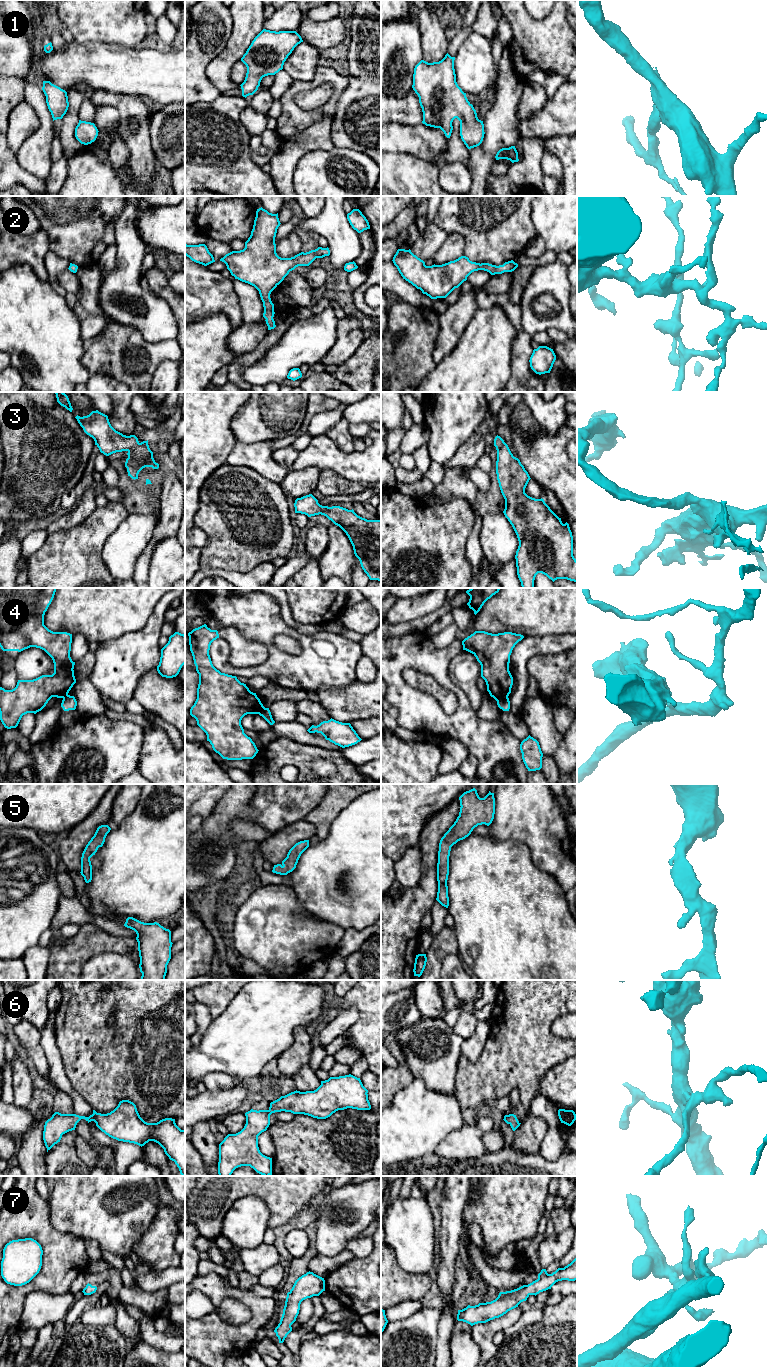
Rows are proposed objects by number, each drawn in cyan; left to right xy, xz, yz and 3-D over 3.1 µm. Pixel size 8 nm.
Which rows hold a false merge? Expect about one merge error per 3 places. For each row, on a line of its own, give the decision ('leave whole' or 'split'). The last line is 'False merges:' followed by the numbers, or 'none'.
1: leave whole
2: leave whole
3: leave whole
4: split
5: leave whole
6: leave whole
7: leave whole
False merges: 4

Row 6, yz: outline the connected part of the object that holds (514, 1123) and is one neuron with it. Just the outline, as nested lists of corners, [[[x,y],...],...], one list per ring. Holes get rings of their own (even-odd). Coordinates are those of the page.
[[[514,1114],[505,1115],[503,1120],[511,1126],[513,1131],[515,1131],[521,1124]]]

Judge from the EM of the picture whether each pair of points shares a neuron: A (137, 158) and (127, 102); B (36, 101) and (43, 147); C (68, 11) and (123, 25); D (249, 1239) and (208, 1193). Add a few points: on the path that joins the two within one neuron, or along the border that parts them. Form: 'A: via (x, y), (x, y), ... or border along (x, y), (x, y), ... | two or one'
A: via (140, 144), (142, 135), (141, 116) | one
B: via (43, 112), (43, 136) | one
C: via (82, 11), (109, 11) | one
D: border along (243, 1197), (240, 1197), (224, 1216), (220, 1233) | two

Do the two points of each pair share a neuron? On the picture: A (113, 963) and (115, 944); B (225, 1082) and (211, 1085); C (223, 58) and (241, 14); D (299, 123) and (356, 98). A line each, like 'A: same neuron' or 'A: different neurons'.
A: different neurons
B: same neuron
C: same neuron
D: different neurons

